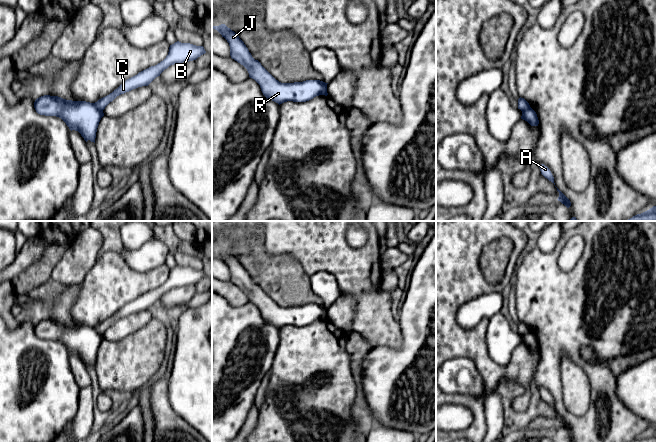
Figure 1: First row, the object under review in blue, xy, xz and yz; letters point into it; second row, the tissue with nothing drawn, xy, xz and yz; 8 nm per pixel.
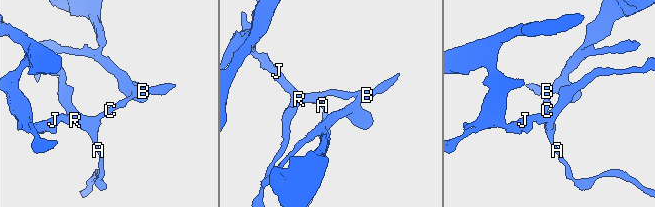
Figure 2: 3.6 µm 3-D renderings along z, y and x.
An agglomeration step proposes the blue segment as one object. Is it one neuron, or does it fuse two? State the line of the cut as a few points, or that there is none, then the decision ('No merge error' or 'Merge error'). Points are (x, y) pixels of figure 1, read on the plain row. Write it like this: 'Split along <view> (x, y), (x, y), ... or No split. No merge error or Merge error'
Split along xy (93, 327), (102, 335). Merge error

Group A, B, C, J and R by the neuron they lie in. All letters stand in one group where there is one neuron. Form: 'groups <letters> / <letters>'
groups A J R / B C

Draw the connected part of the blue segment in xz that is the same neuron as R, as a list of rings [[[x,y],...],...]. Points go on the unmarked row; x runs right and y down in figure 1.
[[[225,248],[212,250],[224,261],[230,270],[232,283],[243,289],[249,301],[254,303],[261,312],[265,322],[279,329],[287,326],[306,326],[319,319],[327,320],[327,310],[320,304],[281,307],[276,304],[258,284],[255,284],[239,260]]]

